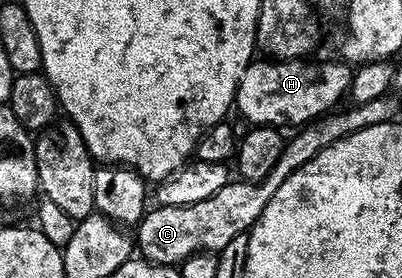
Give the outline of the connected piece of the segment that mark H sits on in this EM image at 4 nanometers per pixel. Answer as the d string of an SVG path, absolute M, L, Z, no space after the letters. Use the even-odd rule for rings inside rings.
M263 58L267 60L252 59L247 65L245 74L241 74L241 82L235 91L234 107L251 126L270 124L273 128L286 129L286 124L302 126L318 120L319 117L327 115L336 107L339 99L346 97L351 91L351 78L353 75L352 65L342 59L323 60L318 64L315 58L300 58L297 60L281 60L278 58Z

